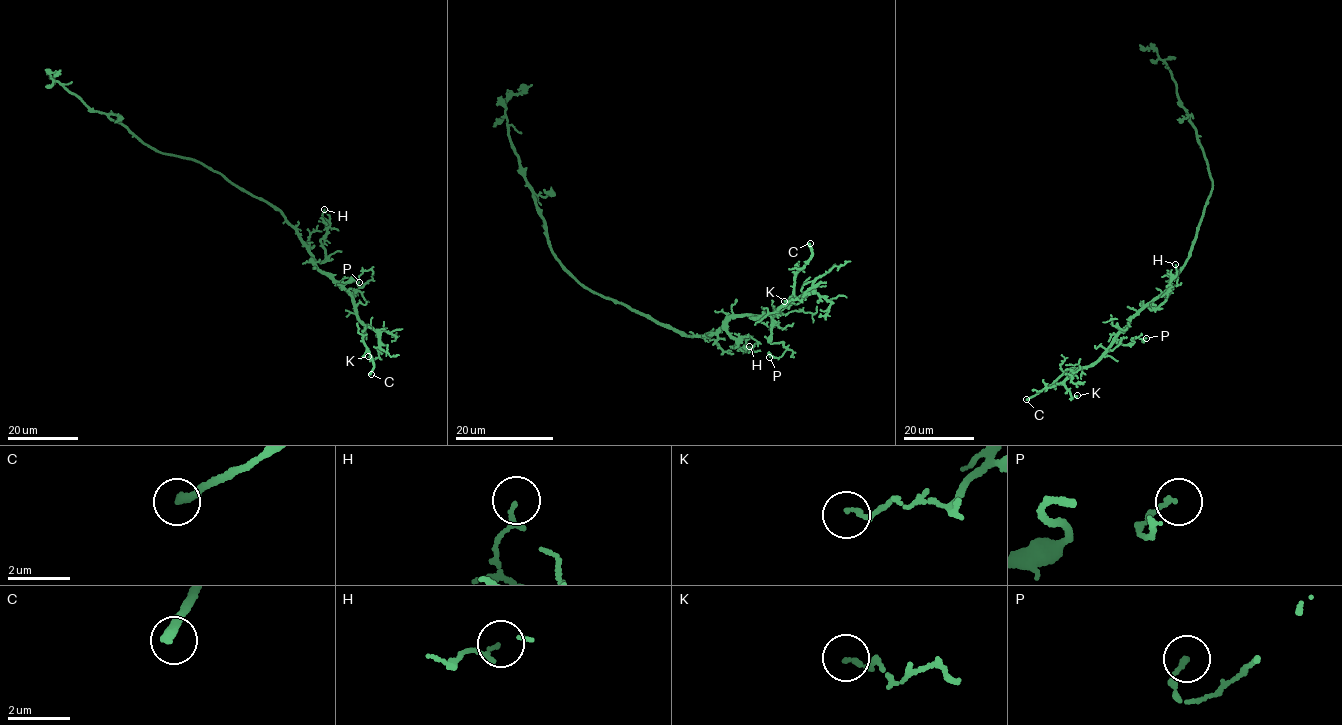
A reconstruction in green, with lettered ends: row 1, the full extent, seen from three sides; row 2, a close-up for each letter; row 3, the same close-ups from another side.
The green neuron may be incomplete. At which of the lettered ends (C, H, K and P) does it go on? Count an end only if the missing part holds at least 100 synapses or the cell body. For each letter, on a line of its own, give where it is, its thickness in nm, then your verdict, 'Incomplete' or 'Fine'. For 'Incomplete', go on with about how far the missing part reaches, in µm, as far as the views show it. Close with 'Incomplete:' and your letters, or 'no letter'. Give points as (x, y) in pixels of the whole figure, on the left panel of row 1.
C: Place: (371, 374). Thickness 280 nm. Incomplete. Missing length about 35 µm
H: Place: (324, 209). Thickness 120 nm. Fine
K: Place: (368, 356). Thickness 140 nm. Fine
P: Place: (359, 282). Thickness 130 nm. Fine
Incomplete: C

